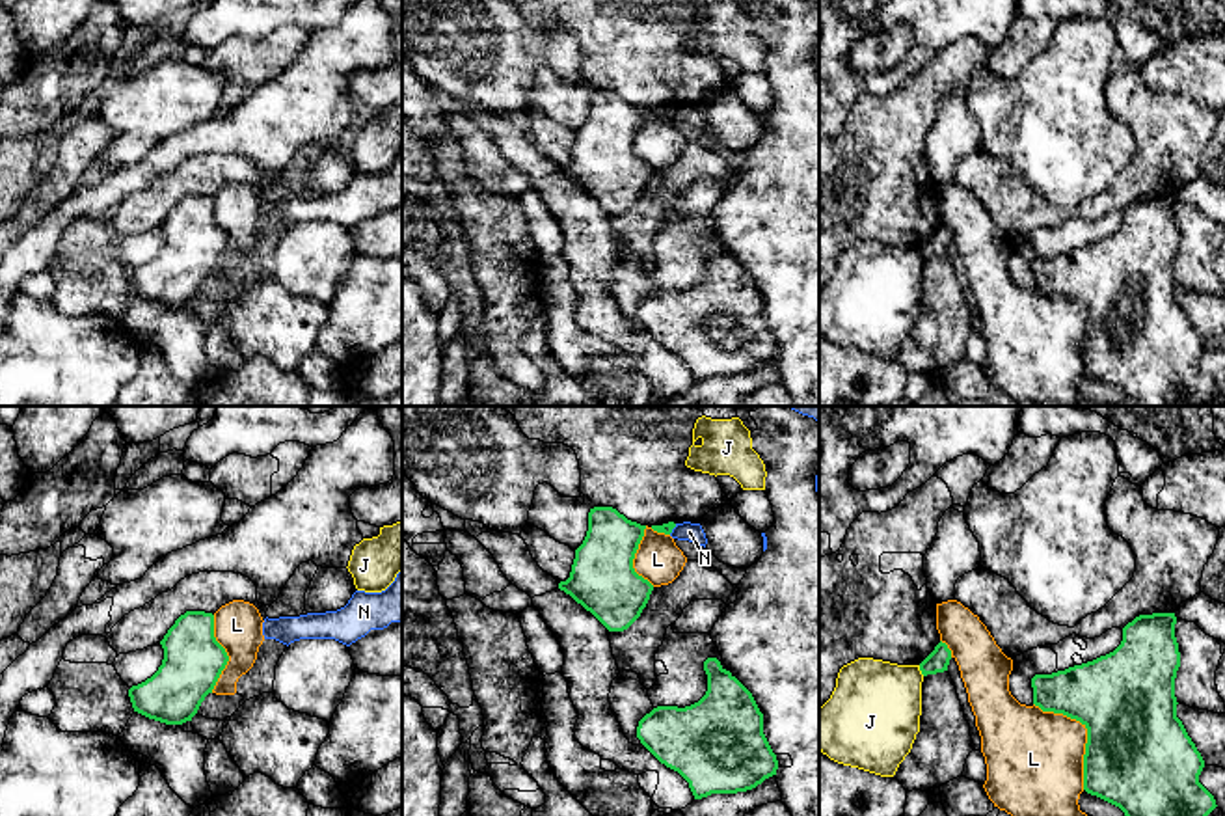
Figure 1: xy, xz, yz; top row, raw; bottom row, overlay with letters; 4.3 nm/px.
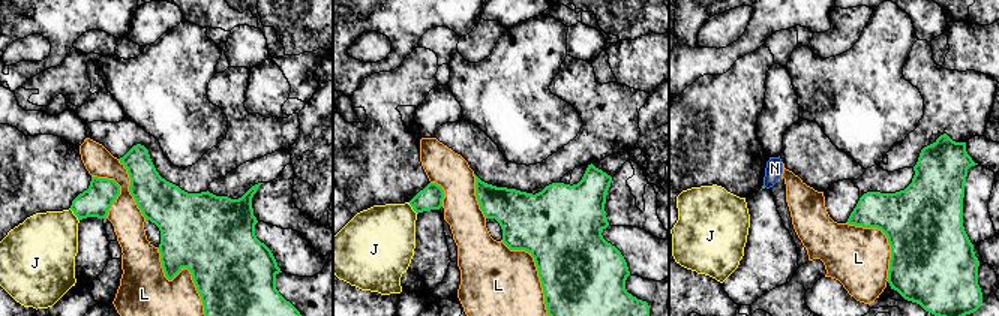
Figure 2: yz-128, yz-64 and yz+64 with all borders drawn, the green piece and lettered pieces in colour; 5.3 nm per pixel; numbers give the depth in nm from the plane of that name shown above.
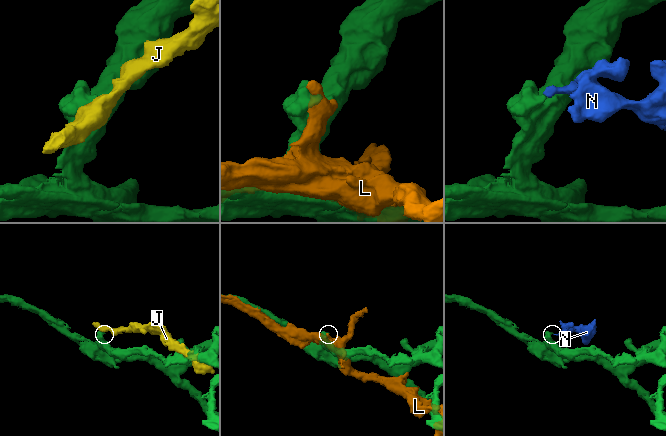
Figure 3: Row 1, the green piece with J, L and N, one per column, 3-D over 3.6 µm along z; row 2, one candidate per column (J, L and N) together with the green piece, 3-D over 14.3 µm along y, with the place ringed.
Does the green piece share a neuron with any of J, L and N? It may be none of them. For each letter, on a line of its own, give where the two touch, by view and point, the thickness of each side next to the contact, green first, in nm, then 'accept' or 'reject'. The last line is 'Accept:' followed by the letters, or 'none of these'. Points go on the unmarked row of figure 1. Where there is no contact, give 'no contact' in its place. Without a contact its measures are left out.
J: meets green in yz at (920, 252); 100 nm thick on the green side, 400 nm on the other; reject
L: meets green in yz at (1088, 315); 460 nm thick on the green side, 400 nm on the other; reject
N: meets green in xz at (673, 110); 50 nm thick on the green side, 80 nm on the other; reject
Accept: none of these

